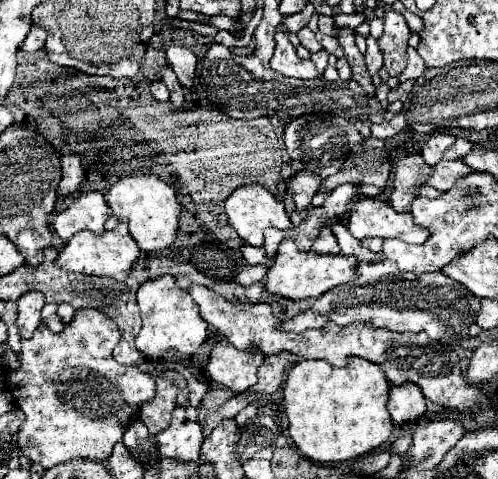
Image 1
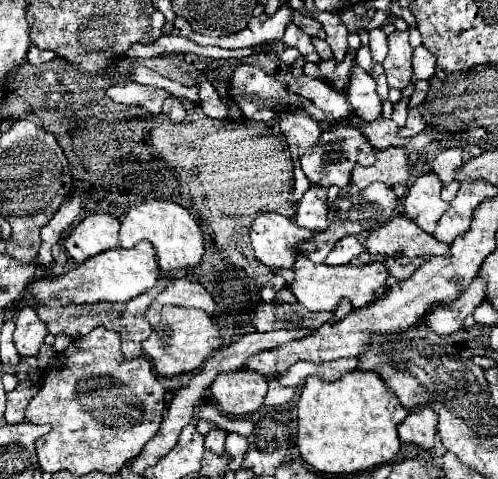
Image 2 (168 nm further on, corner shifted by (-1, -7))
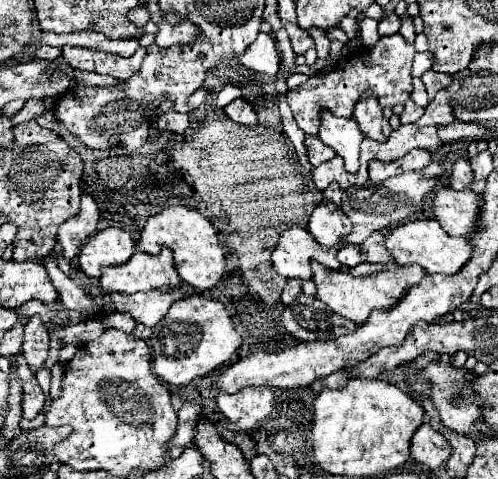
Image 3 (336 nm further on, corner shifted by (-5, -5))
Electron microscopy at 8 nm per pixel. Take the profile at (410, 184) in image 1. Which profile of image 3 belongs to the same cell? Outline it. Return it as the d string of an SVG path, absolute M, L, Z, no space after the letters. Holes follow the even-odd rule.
M437 187L433 193L433 215L441 229L453 237L465 237L477 225L481 197L471 191Z

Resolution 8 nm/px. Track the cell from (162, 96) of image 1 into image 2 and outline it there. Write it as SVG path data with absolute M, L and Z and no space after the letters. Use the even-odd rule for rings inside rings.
M133 81L115 83L115 85L111 85L111 87L105 89L105 95L111 97L115 103L143 107L151 115L161 113L161 105L169 97L169 93L163 91L163 89L145 87L145 85L139 85L139 83L133 83Z

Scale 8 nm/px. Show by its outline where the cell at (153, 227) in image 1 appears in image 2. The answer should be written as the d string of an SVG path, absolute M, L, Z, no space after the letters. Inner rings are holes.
M147 199L135 207L129 209L125 217L121 217L121 247L131 249L141 239L151 241L151 245L157 251L159 265L163 271L179 271L179 269L193 269L201 263L201 257L205 253L203 247L203 233L195 217L181 205L171 201L155 201Z

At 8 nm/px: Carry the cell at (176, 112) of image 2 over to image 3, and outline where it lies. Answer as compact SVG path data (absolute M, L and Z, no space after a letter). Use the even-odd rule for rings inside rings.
M167 111L157 119L157 127L173 131L173 133L181 133L181 131L185 131L189 127L189 115L187 113Z

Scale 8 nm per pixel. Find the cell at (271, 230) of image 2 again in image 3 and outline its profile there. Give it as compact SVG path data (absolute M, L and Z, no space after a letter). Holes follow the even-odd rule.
M289 225L271 253L273 269L283 277L311 279L311 261L317 261L329 269L341 269L337 249L323 249L307 229Z

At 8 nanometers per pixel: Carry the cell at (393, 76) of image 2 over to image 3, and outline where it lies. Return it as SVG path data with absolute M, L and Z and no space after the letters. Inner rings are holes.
M399 33L381 37L375 47L363 48L343 57L335 69L323 77L311 77L301 87L295 87L287 93L289 107L295 115L297 125L307 135L317 135L319 131L319 115L327 107L337 117L351 117L355 101L361 97L363 91L371 89L373 95L379 99L381 107L393 107L395 103L405 103L411 95L411 61L415 55L415 43L407 41Z

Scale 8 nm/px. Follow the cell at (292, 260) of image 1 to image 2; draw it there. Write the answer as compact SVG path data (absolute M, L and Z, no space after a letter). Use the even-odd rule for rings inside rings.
M299 255L293 273L295 273L295 283L289 285L289 289L299 299L299 303L303 303L309 311L335 311L343 299L347 299L353 309L361 309L373 303L373 299L389 287L389 269L383 263L371 263L365 267L363 265L329 267L329 265L311 263L305 255Z

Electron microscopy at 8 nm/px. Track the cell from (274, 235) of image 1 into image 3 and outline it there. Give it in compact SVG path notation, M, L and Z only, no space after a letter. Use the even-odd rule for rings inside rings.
M401 173L397 177L385 179L383 183L367 183L363 187L349 187L343 191L345 201L341 207L347 207L347 215L351 215L353 231L343 239L345 243L363 243L373 231L383 231L393 225L407 221L415 211L423 211L423 201L429 191L433 191L437 179L423 177L421 173Z

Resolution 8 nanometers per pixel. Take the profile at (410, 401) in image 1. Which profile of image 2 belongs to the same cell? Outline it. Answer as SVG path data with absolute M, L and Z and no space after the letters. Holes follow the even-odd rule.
M419 407L399 425L399 439L405 445L415 445L425 451L435 447L437 433L437 415L429 407Z

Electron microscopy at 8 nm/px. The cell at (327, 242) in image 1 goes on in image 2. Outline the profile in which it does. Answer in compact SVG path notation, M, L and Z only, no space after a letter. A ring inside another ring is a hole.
M347 237L347 239L341 239L335 245L335 249L331 251L331 255L327 255L325 263L327 265L347 265L349 261L353 261L363 251L365 251L365 247L359 243L357 237Z

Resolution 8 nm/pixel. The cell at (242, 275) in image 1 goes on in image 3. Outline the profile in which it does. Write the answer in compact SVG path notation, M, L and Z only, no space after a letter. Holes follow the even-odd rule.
M287 279L287 285L285 285L283 293L281 293L281 301L285 305L289 305L299 297L299 293L301 293L301 281L299 279Z

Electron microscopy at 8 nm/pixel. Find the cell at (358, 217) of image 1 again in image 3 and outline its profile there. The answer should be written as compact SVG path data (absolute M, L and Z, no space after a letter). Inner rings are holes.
M421 219L421 221L407 221L397 225L387 235L387 251L395 257L397 265L421 265L427 273L443 273L453 275L457 273L467 259L471 257L471 245L463 237L447 235L435 219Z

